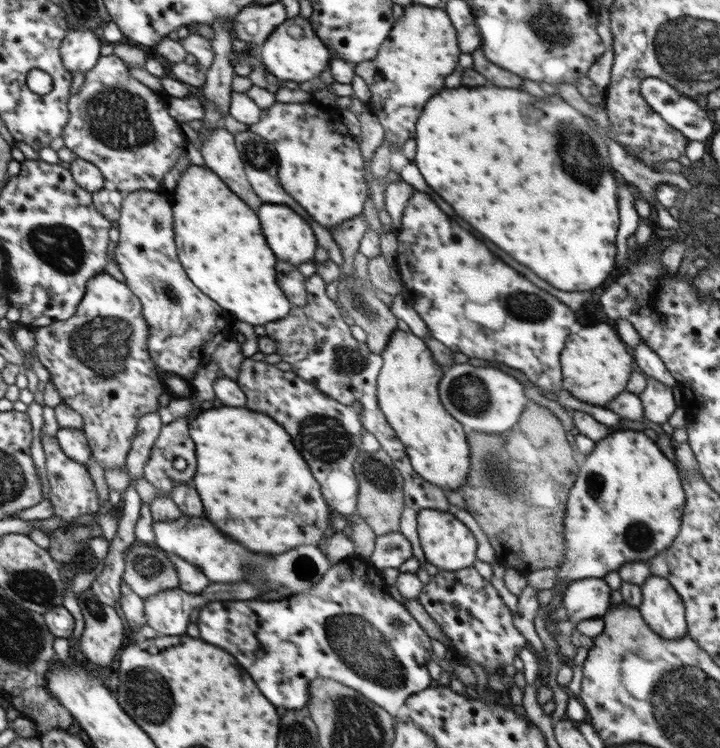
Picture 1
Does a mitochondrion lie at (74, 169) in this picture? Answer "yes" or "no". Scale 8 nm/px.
no

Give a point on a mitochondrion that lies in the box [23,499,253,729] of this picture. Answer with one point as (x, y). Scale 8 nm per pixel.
(148, 694)

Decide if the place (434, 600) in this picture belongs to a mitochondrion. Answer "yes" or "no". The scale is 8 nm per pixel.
no

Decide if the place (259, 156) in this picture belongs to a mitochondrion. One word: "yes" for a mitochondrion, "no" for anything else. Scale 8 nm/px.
yes

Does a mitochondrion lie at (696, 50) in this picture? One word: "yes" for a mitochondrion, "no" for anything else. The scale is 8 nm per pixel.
yes

